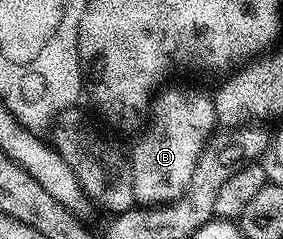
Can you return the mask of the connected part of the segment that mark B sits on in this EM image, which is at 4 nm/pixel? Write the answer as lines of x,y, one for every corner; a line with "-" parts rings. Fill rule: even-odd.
165,90
154,99
155,115
151,118
151,127
136,140
131,154
129,150
133,196
136,203
143,208
165,206
168,202
176,202
187,193
189,184
193,180
193,172
197,168
197,160
203,155
204,149
208,145
207,137
217,129
215,103
208,95
206,98
205,95
194,94
191,90

